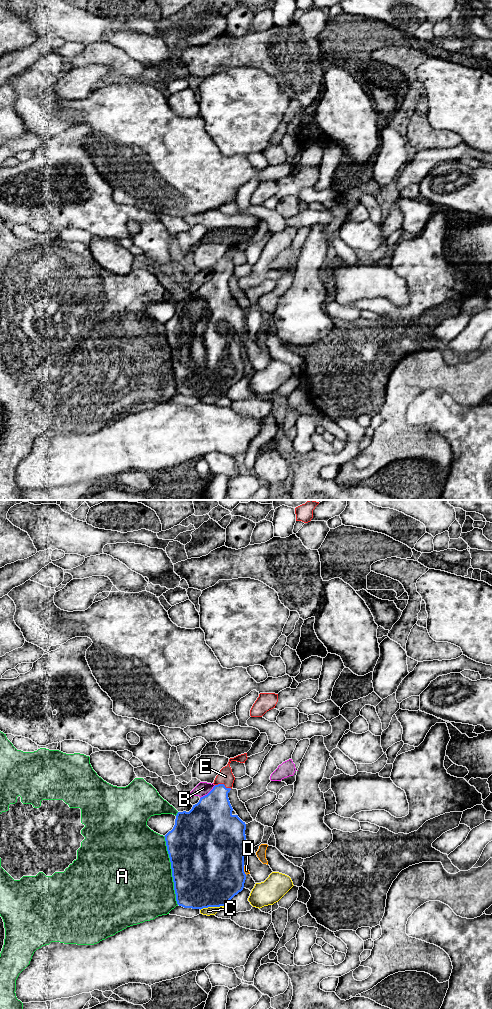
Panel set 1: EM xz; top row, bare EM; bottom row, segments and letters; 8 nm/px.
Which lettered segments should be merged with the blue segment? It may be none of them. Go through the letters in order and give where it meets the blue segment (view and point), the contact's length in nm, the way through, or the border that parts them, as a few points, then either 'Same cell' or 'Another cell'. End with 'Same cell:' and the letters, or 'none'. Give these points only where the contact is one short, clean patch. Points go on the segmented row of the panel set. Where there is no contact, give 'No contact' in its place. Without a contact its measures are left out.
A: Touches blue at xz (172, 870). Shared border 550 nm. Another cell
B: Touches blue at xz (208, 793). Shared border 170 nm. Another cell
C: Touches blue at xz (212, 906). Shared border 220 nm. Another cell
D: Touches blue at xz (243, 870). Shared border 80 nm. Boundary: xz (243, 866), (243, 871), (246, 874). Another cell
E: Touches blue at xz (223, 784). Shared border 140 nm. Path across: xz (213, 813), (223, 784), (225, 776). Same cell
Same cell: E

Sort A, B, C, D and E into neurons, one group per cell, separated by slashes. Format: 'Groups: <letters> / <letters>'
Groups: A / B / C / D / E

